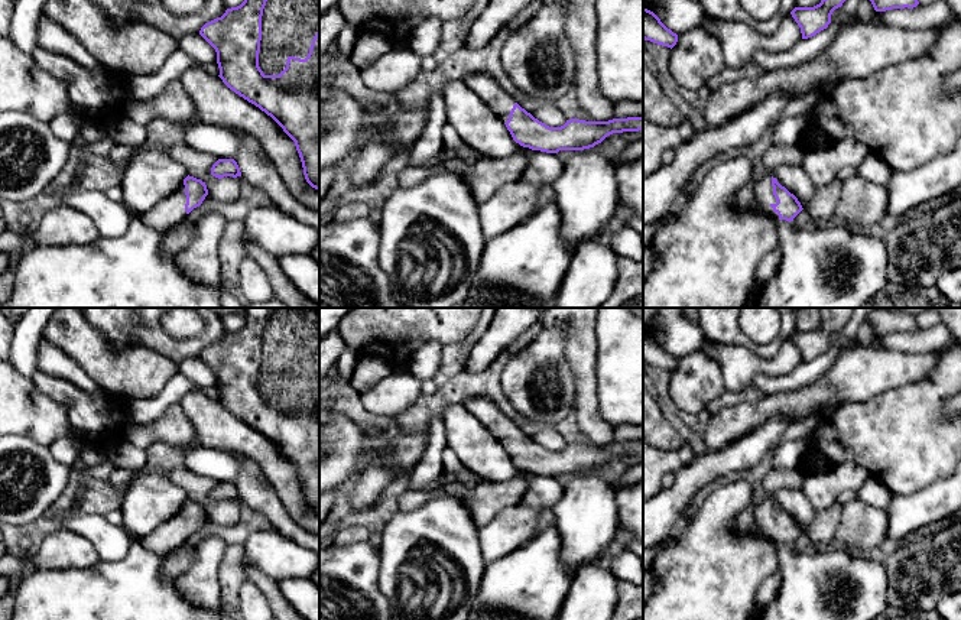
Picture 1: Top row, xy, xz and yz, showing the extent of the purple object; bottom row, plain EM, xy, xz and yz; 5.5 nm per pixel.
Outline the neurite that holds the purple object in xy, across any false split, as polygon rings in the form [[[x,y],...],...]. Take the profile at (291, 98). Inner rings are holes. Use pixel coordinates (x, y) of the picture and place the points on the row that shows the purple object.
[[[244,0],[205,23],[199,35],[217,52],[223,82],[283,129],[295,142],[306,182],[319,191],[319,0]]]

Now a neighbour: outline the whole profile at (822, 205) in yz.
[[[838,178],[828,185],[816,186],[805,211],[818,224],[829,223],[835,214],[837,205],[843,195],[844,182]]]

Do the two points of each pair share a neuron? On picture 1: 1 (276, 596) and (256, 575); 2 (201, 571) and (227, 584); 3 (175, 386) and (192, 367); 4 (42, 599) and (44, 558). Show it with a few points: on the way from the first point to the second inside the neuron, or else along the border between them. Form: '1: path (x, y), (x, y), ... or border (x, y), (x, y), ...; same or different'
1: path (272, 591), (260, 580); same
2: border (226, 547), (218, 568), (218, 603); different
3: border (178, 370), (195, 386); different
4: border (77, 567), (28, 570); different

